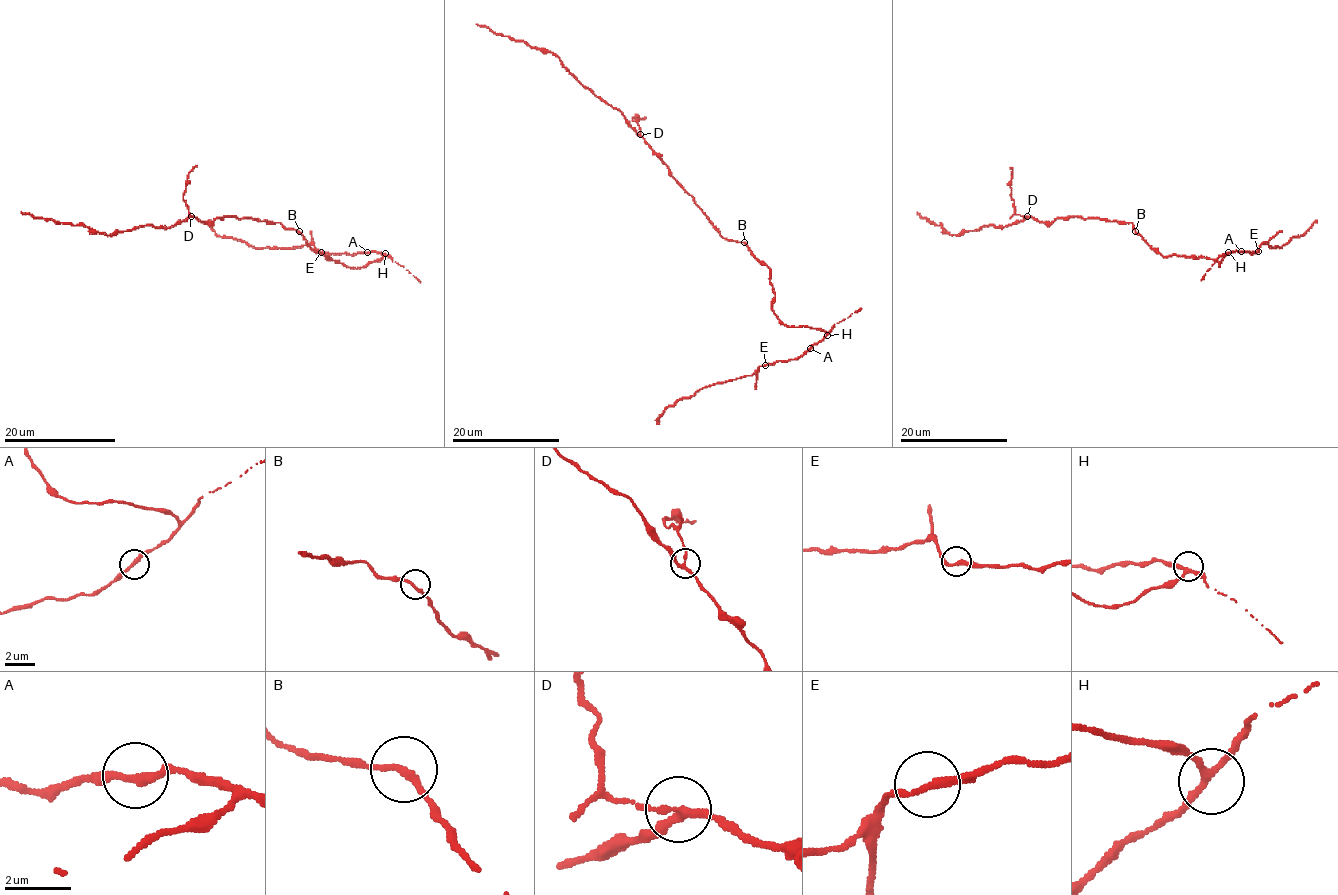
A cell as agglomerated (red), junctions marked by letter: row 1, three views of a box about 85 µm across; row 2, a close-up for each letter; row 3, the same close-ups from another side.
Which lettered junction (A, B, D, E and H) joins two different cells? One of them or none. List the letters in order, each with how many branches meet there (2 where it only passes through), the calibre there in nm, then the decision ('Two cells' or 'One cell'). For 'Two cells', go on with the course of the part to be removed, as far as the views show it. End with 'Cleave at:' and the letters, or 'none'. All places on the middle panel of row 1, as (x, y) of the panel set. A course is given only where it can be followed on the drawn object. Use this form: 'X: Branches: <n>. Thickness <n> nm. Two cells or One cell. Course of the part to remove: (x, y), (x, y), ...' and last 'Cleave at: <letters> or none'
A: Branches: 2. Thickness 240 nm. One cell
B: Branches: 2. Thickness 190 nm. One cell
D: Branches: 3. Thickness 200 nm. Two cells. Course of the part to remove: (640, 134), (638, 122), (632, 118), (646, 117)
E: Branches: 2. Thickness 240 nm. One cell
H: Branches: 3. Thickness 200 nm. One cell
Cleave at: D

